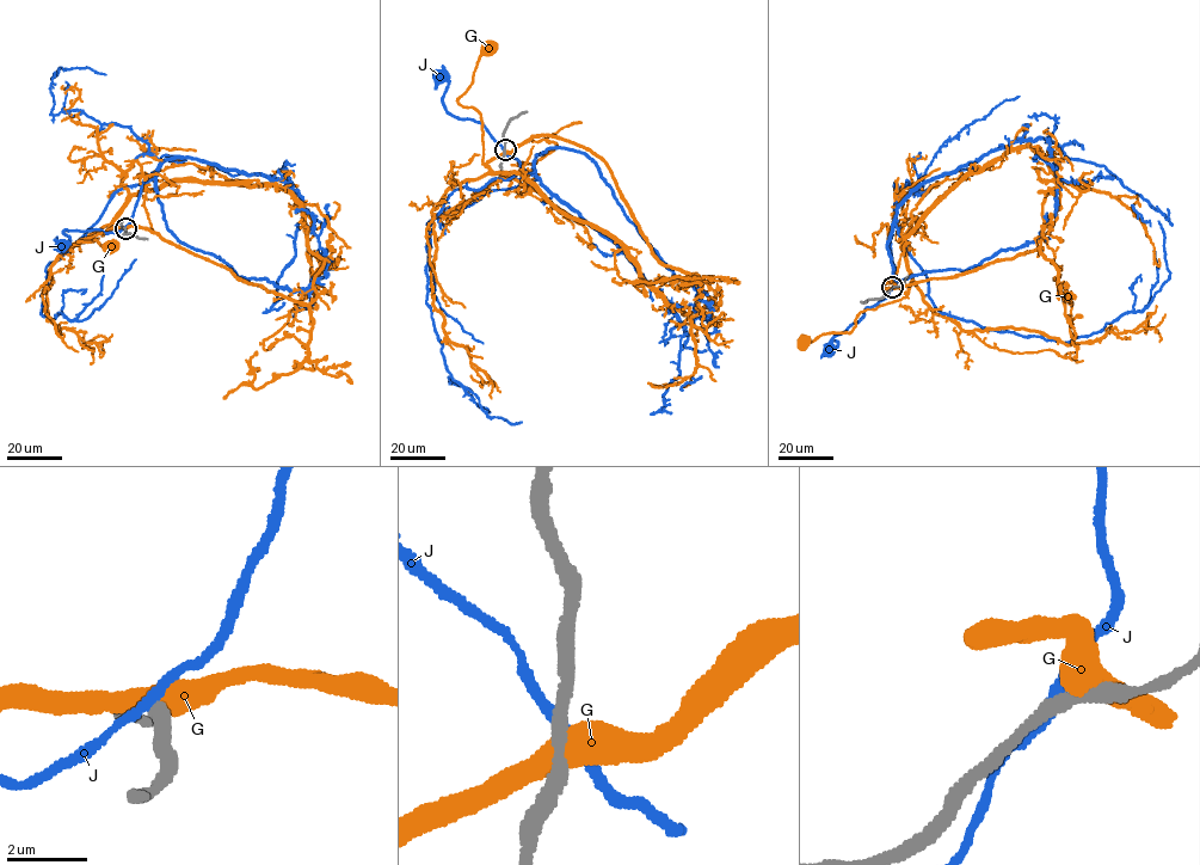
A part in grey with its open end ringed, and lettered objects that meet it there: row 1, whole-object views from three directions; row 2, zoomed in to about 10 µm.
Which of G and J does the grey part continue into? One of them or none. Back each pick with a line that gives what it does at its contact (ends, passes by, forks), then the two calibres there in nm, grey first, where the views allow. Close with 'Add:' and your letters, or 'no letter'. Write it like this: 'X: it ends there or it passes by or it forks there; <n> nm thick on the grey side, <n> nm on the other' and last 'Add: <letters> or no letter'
Add: no letter

